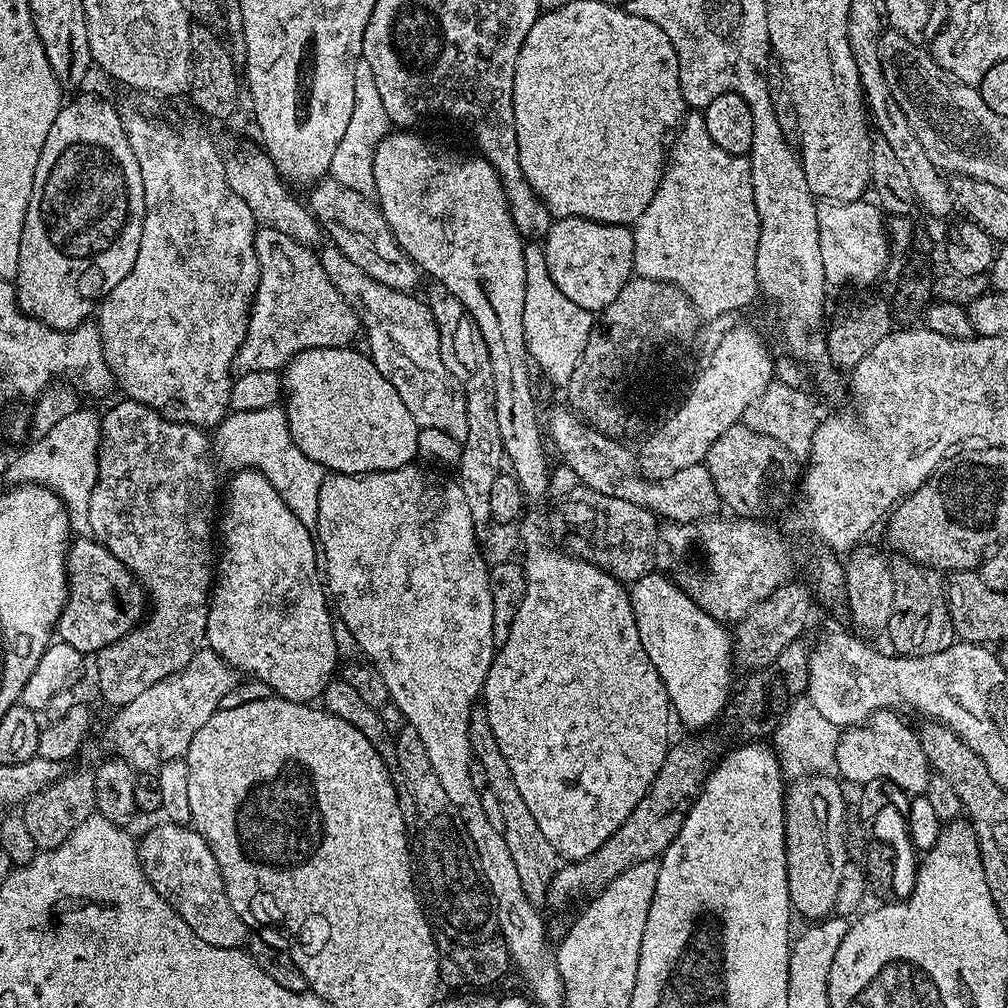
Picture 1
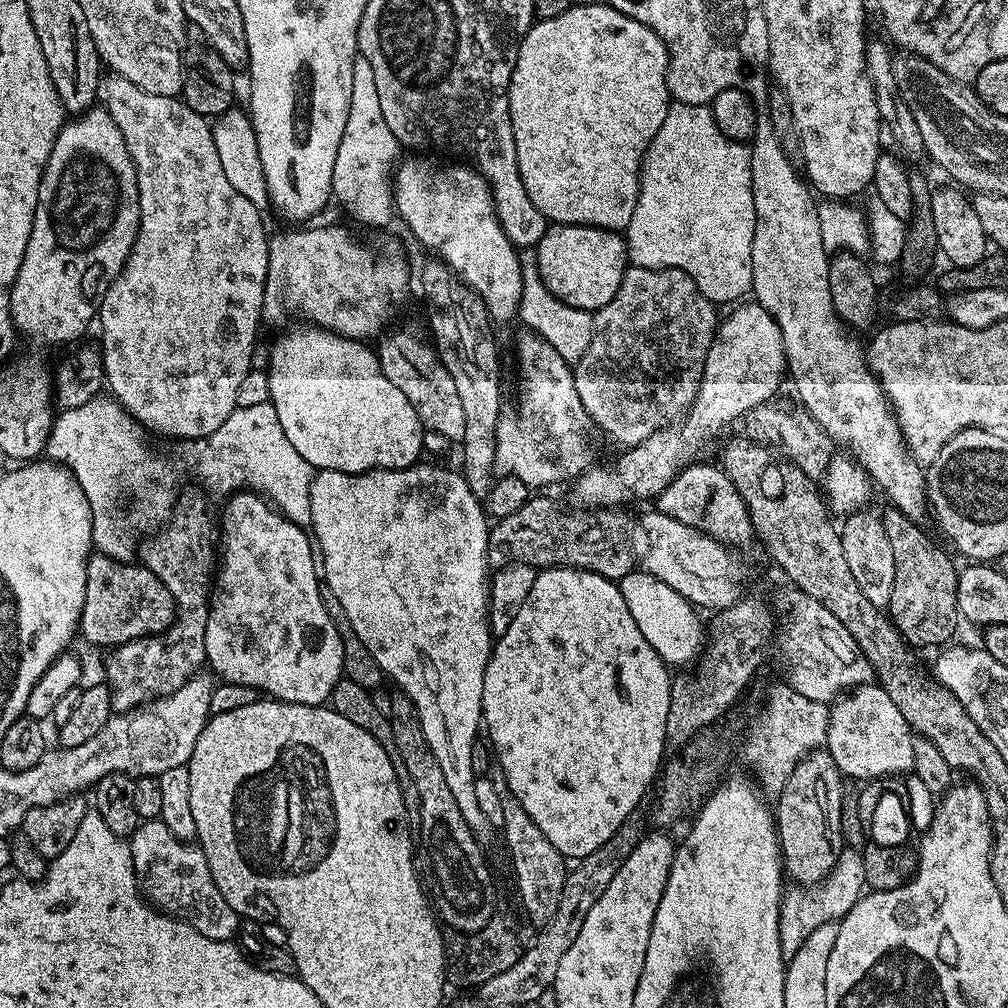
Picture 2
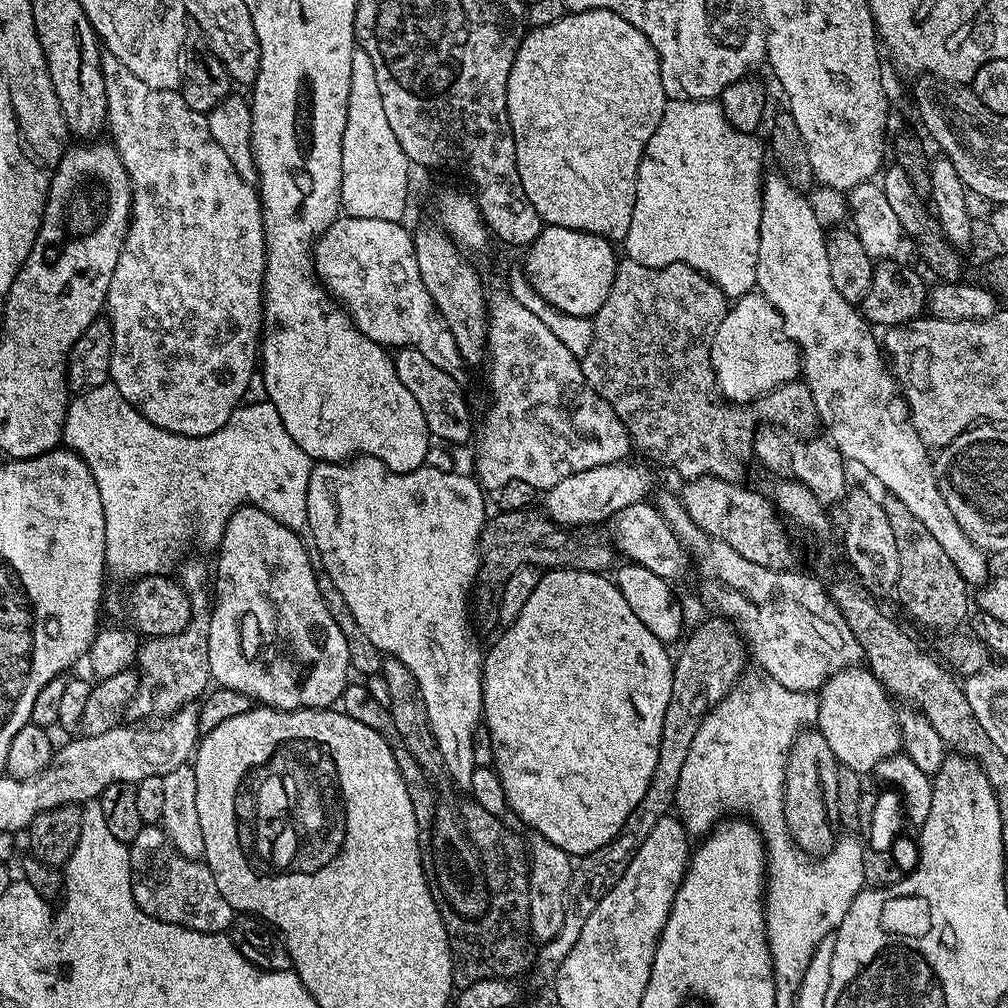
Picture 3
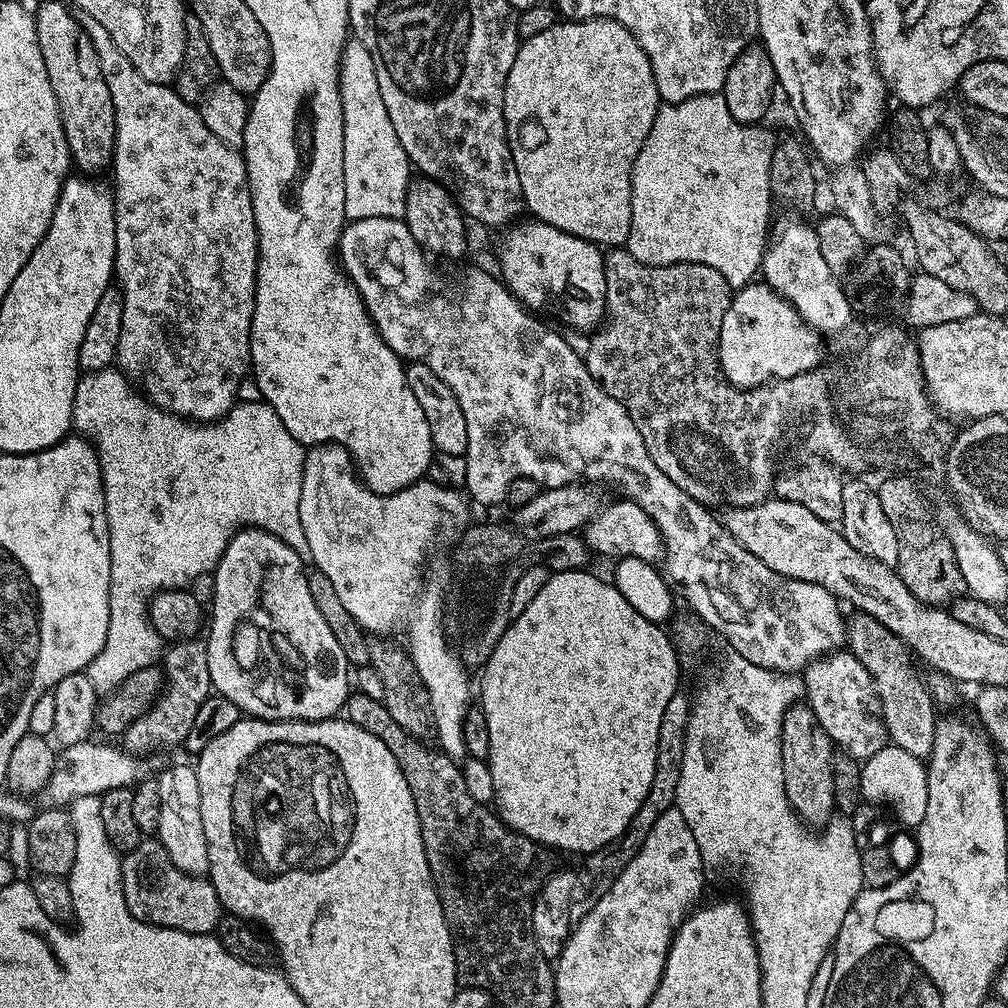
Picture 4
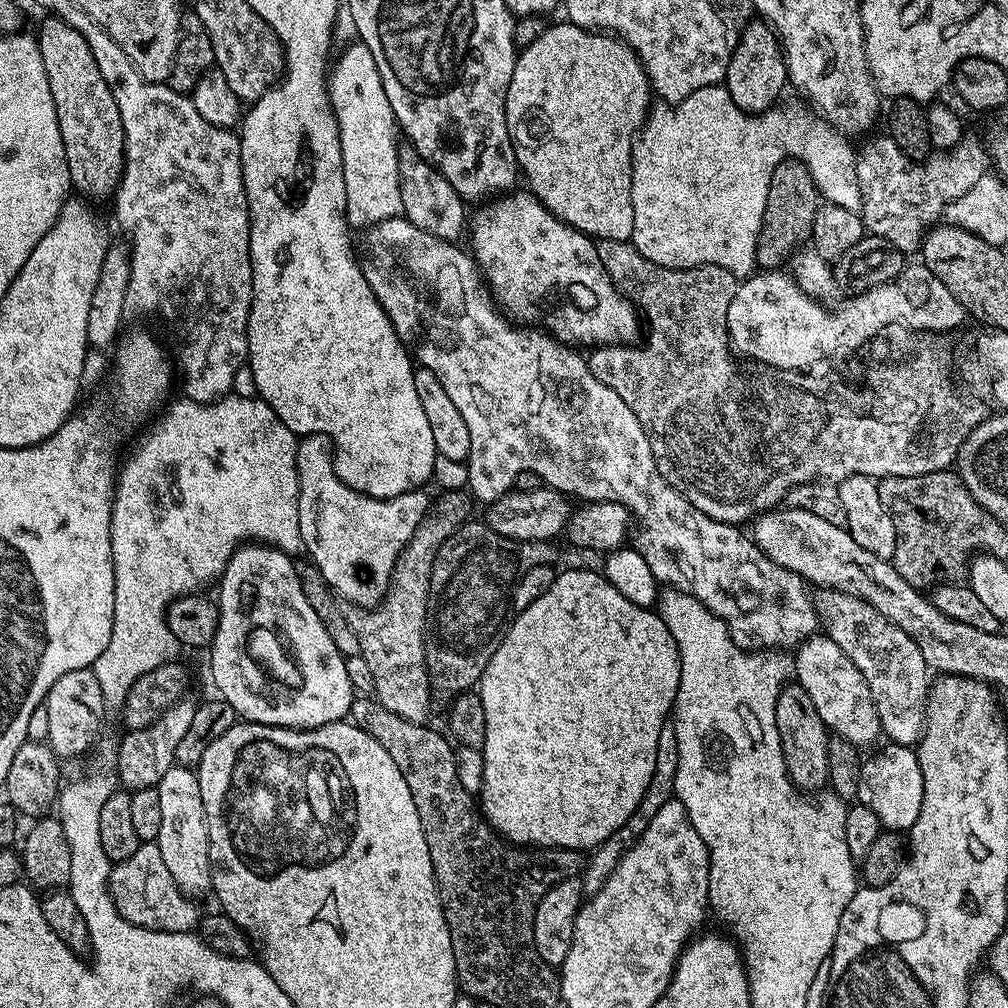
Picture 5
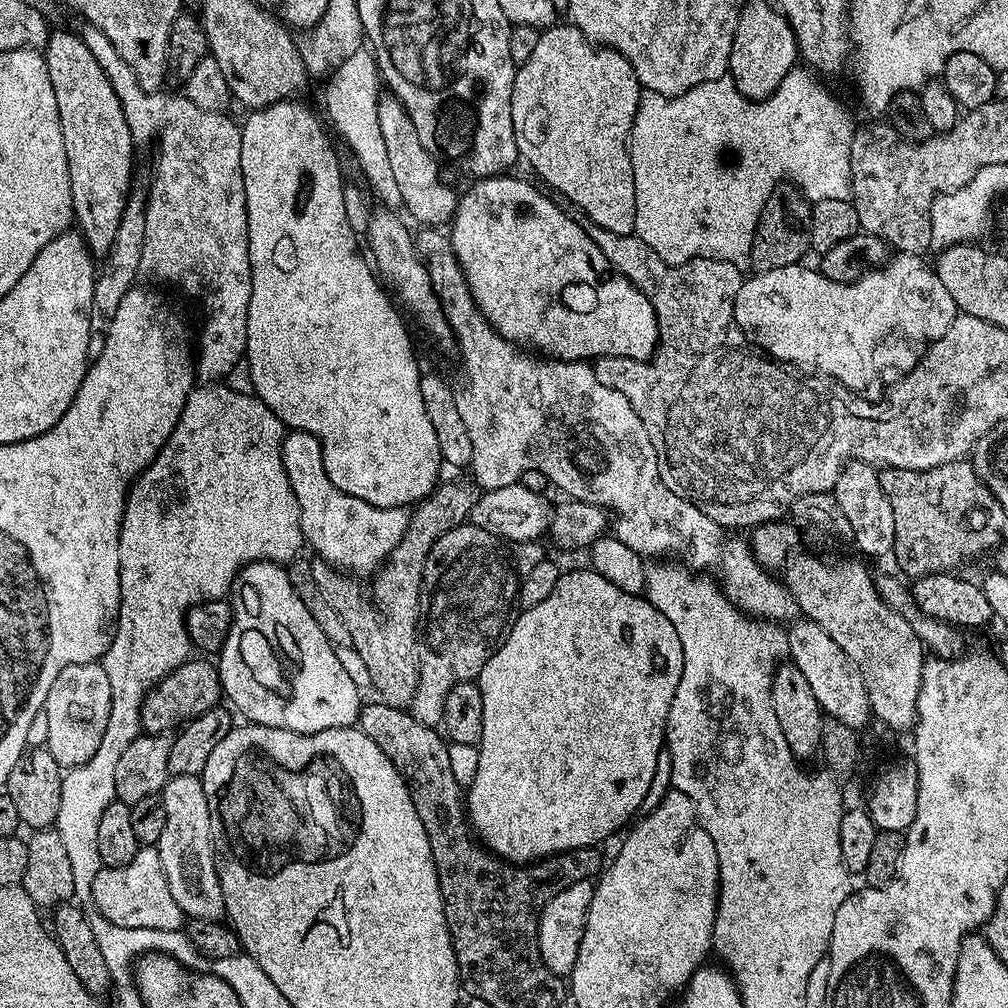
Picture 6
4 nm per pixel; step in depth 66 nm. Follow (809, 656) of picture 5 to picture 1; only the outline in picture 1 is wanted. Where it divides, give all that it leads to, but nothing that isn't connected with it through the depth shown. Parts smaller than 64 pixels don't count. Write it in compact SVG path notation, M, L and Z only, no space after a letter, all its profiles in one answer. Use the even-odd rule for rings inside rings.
M892 710L875 712L871 720L841 731L840 741L836 743L835 771L840 771L839 775L855 786L882 779L896 784L904 794L927 793L930 765L920 745L920 737L896 716L899 715Z

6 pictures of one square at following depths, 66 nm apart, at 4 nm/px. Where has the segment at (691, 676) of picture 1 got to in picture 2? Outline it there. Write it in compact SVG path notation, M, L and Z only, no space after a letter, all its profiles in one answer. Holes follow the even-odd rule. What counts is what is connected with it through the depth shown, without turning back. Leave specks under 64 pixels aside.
M634 570L626 578L620 580L620 593L626 598L626 610L638 622L638 630L642 630L642 638L654 646L657 654L669 666L688 664L699 657L706 648L706 628L700 625L701 613L691 601L682 597L676 590L670 590L666 582L652 576L647 570Z

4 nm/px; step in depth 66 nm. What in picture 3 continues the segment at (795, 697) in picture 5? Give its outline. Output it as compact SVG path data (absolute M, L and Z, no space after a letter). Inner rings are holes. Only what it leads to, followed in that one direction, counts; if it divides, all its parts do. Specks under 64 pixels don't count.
M801 730L796 733L796 741L788 752L786 762L786 782L784 783L784 813L786 826L792 841L810 857L826 856L838 839L838 778L841 765L834 758L826 738L819 730Z

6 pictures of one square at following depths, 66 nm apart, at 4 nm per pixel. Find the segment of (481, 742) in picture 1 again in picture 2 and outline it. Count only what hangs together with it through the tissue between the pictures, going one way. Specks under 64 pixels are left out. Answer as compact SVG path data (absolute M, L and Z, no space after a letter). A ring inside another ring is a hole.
M497 783L496 789L502 798L502 822L499 827L502 829L502 840L504 836L504 844L508 847L508 856L512 859L512 872L516 875L520 904L536 926L546 925L550 922L550 918L554 918L554 913L558 910L558 902L562 902L562 890L569 874L569 869L564 868L566 857L557 848L550 846L550 838L546 838L546 834L538 830L534 818L526 814L522 802L514 798L507 784Z

